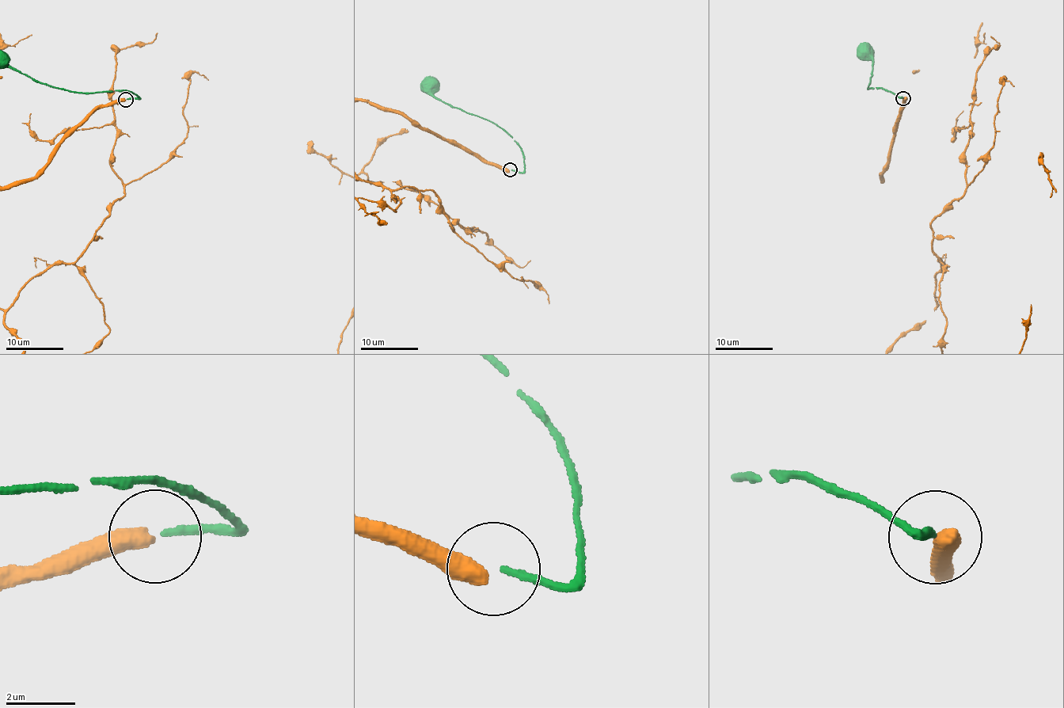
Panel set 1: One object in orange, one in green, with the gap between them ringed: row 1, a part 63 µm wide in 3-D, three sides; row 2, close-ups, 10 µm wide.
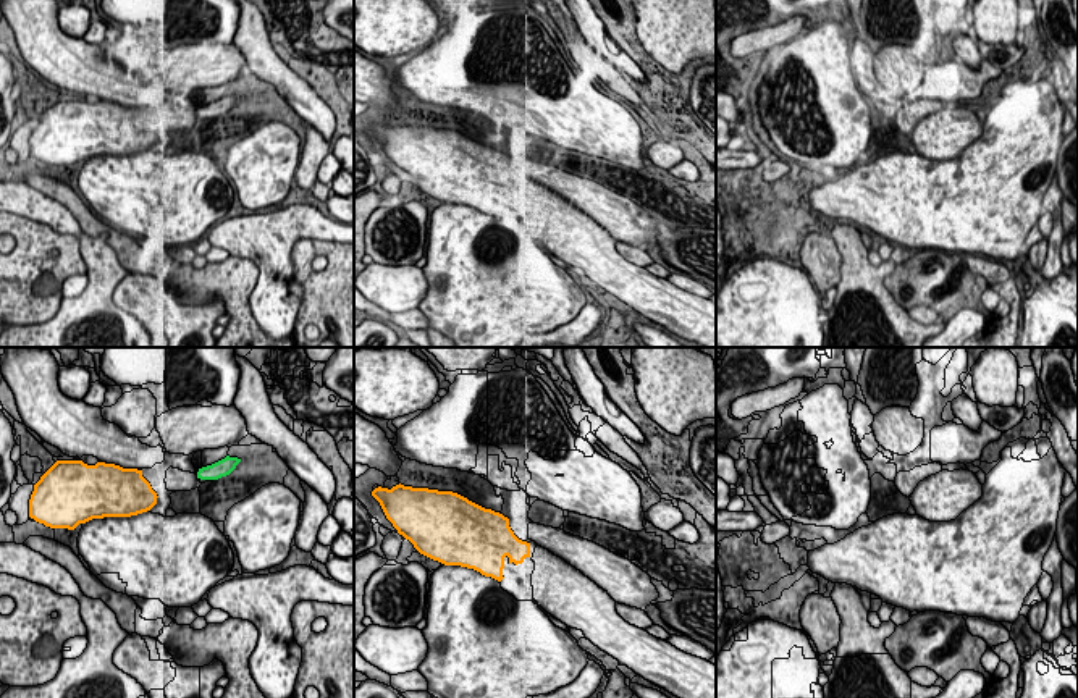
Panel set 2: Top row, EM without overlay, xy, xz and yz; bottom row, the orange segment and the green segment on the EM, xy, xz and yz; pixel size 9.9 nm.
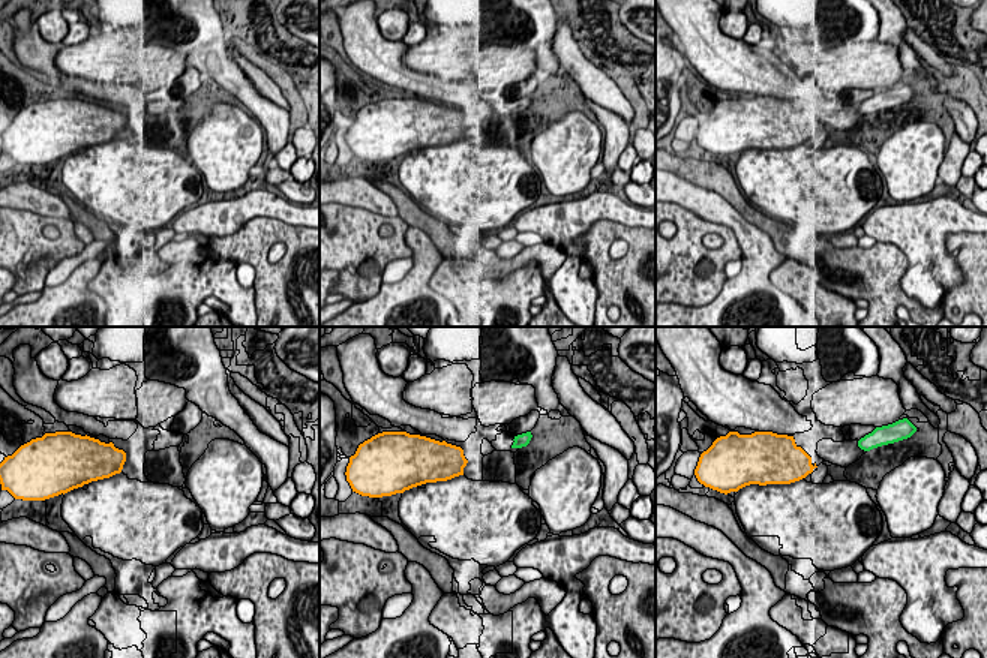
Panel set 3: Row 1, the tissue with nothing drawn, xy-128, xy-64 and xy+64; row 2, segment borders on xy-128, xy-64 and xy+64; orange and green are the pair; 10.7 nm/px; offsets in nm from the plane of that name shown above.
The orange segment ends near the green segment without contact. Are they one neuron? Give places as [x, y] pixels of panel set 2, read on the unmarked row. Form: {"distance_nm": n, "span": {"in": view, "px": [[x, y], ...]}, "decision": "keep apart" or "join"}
{"distance_nm": 440, "span": {"in": "xy", "px": [[157, 134], [197, 115]]}, "decision": "keep apart"}

